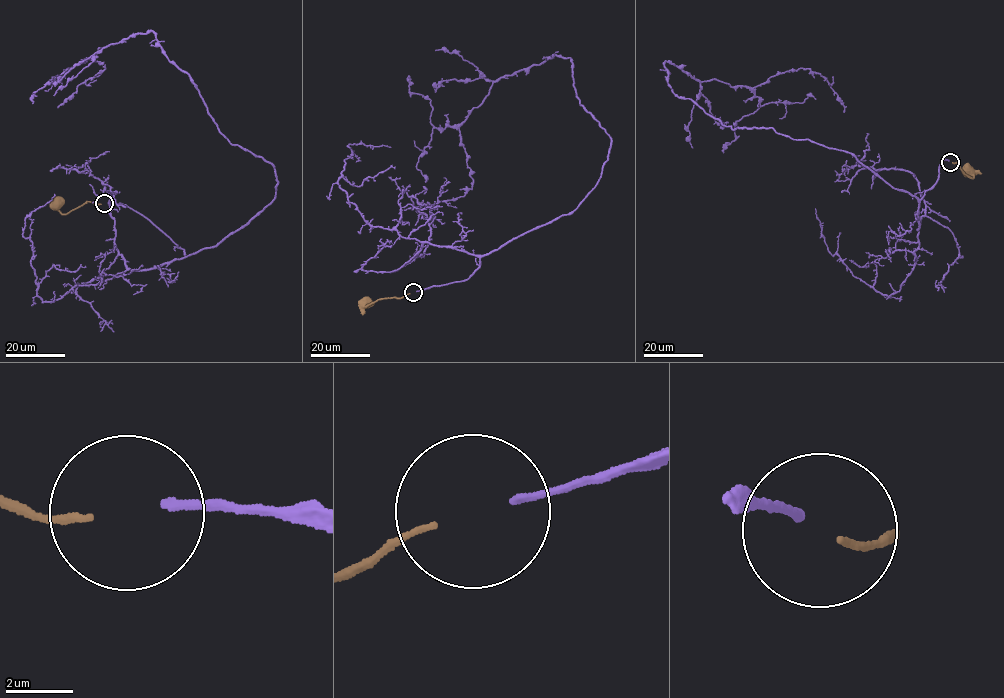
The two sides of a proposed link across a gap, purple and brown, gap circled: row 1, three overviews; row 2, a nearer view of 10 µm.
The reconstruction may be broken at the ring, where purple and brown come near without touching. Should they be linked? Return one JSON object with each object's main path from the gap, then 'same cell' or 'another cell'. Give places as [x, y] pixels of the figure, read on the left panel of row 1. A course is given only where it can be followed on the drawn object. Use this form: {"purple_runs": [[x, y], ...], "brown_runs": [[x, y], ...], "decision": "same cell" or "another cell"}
{"purple_runs": [[107, 203], [187, 256], [248, 224], [277, 182], [152, 31], [80, 62], [105, 67], [57, 107]], "brown_runs": [[100, 204], [87, 201], [63, 214], [52, 206], [54, 202]], "decision": "another cell"}

